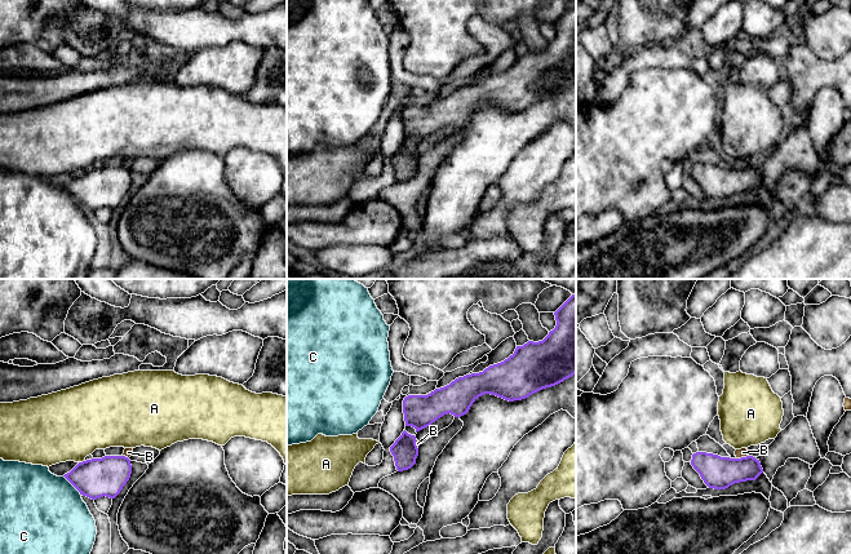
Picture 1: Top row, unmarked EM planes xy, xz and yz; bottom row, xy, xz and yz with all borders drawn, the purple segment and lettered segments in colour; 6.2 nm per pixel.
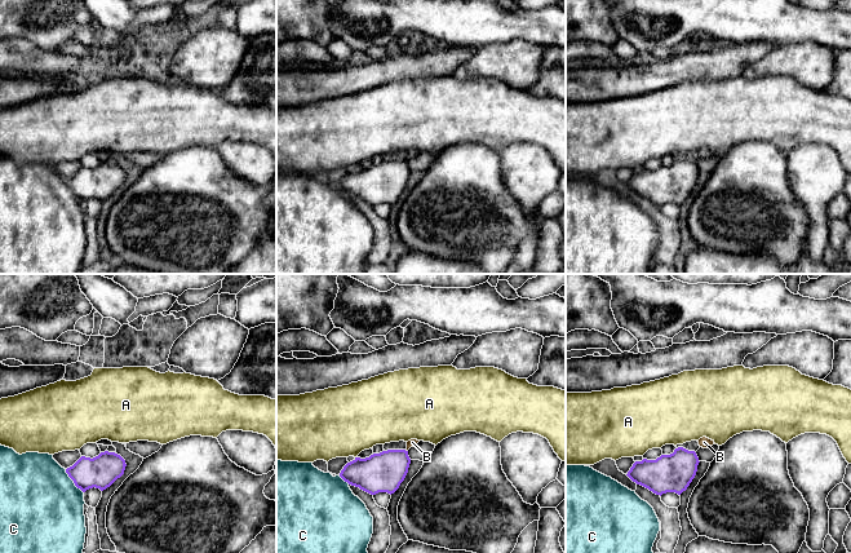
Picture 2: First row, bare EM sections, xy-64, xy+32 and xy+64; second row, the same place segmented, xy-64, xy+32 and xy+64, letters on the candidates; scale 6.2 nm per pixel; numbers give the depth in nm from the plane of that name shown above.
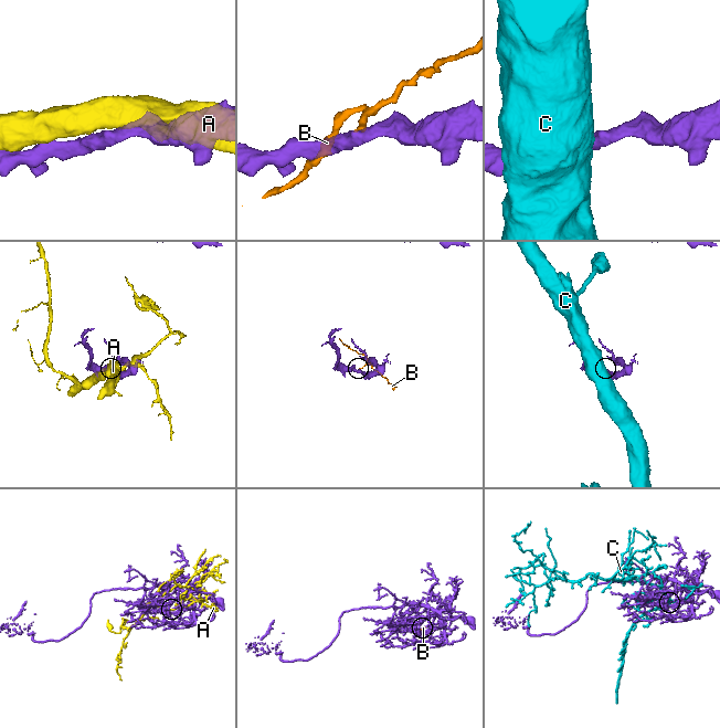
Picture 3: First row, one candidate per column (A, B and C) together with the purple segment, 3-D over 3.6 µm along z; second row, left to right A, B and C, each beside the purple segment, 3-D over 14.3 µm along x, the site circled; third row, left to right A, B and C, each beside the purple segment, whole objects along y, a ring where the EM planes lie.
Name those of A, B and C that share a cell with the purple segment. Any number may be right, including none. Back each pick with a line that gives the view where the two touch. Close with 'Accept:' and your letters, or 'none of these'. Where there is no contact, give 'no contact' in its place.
Accept: none of these

